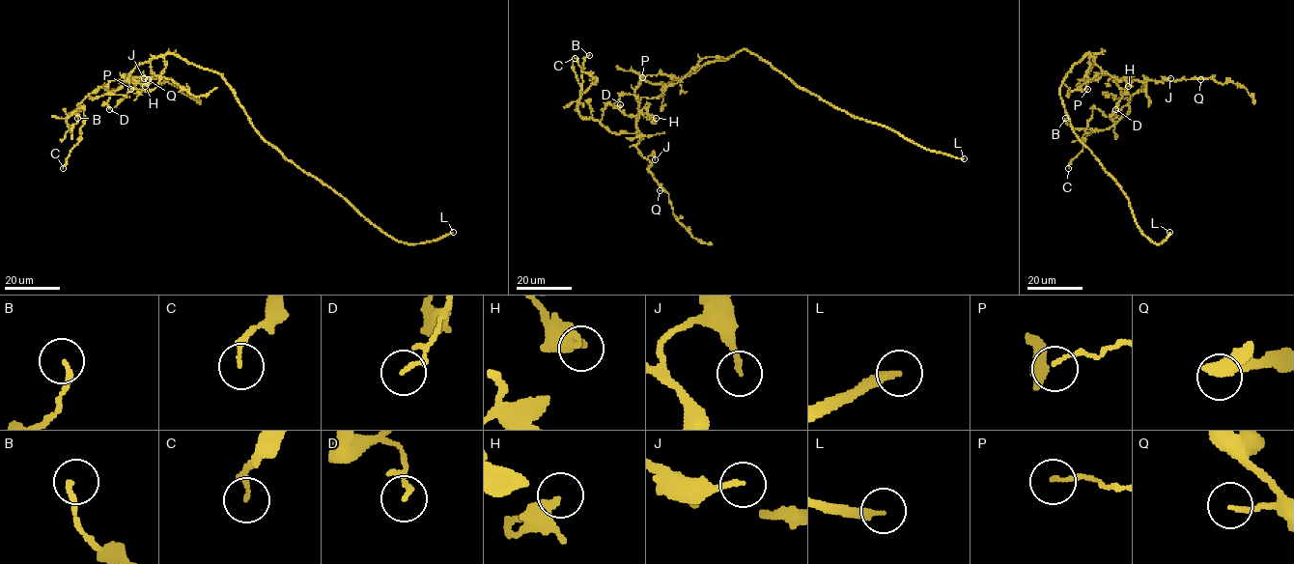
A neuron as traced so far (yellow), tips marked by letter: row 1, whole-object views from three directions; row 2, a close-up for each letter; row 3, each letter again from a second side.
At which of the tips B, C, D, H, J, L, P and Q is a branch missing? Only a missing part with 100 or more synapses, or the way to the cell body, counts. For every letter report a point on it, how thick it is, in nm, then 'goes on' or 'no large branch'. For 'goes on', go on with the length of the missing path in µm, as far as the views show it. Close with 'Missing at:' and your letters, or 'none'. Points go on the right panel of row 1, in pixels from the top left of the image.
B: place (1065, 118); calibre 180 nm; no large branch
C: place (1068, 168); calibre 190 nm; no large branch
D: place (1115, 109); calibre 160 nm; no large branch
H: place (1128, 86); calibre 400 nm; no large branch
J: place (1170, 78); calibre 170 nm; no large branch
L: place (1169, 232); calibre 240 nm; goes on; missing 80 µm
P: place (1087, 89); calibre 110 nm; no large branch
Q: place (1200, 79); calibre 120 nm; no large branch
Missing at: L

